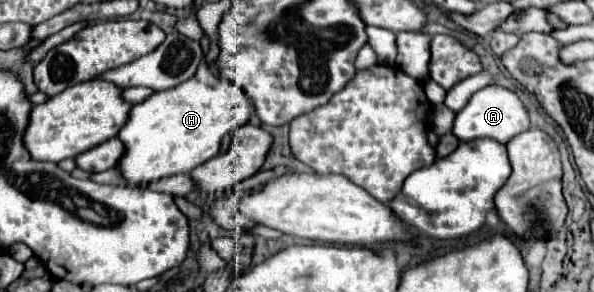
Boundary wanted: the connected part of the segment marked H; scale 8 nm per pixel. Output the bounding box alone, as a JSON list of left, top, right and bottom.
[117,60,251,187]

